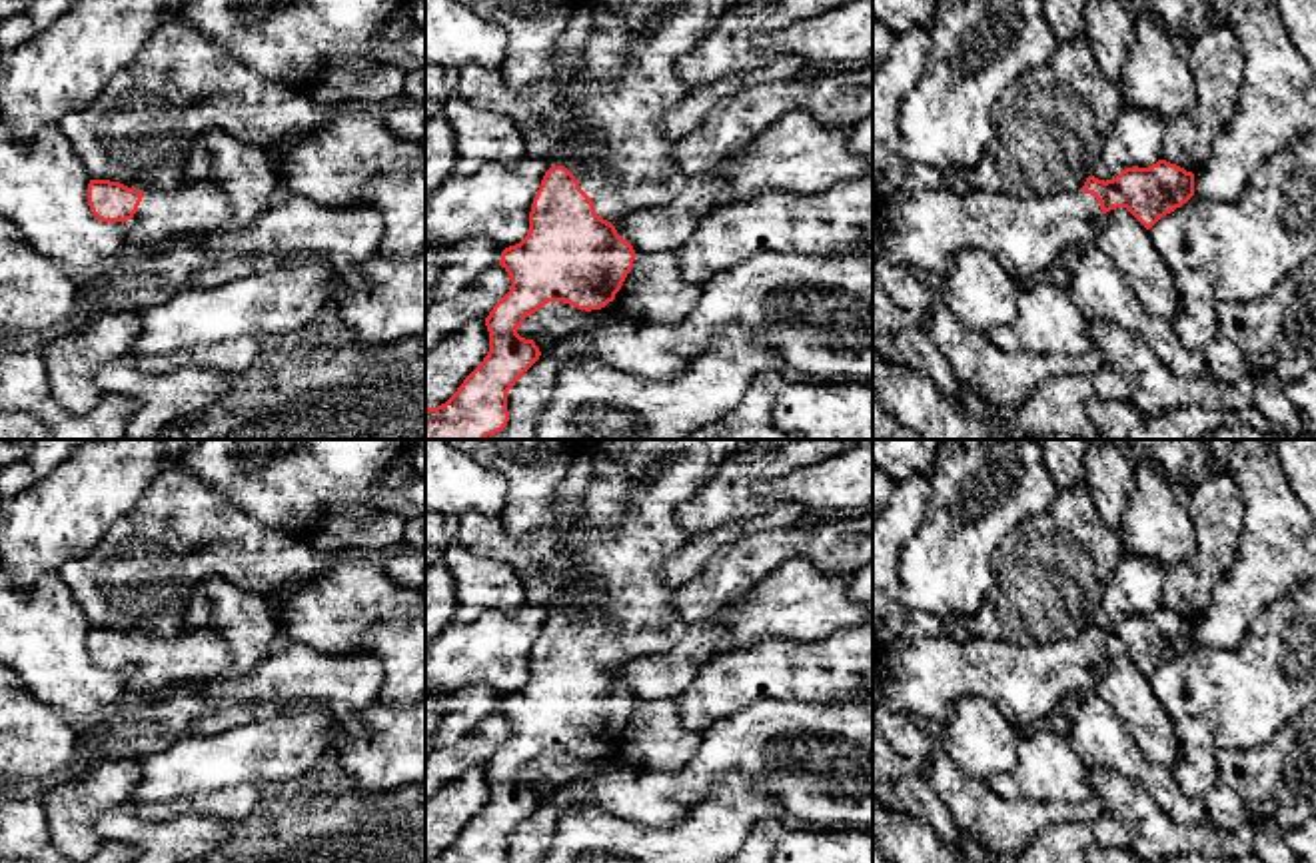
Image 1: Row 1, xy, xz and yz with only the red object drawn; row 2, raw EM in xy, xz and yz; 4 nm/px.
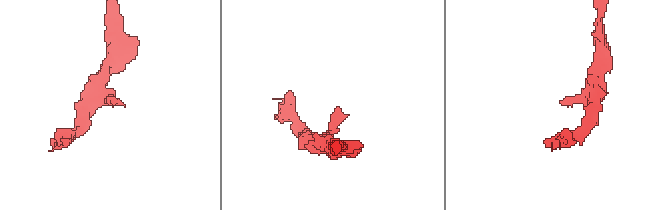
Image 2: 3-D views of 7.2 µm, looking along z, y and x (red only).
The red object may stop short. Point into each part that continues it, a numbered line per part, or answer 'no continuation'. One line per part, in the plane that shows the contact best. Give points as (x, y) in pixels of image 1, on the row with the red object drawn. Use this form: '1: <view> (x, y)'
1: xz (618, 94)

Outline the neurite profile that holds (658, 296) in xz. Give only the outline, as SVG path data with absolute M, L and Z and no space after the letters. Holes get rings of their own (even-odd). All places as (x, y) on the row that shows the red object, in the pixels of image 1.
M639 252L635 254L633 268L615 296L625 310L637 316L639 326L673 328L697 308L703 296L703 286L681 280L675 252Z

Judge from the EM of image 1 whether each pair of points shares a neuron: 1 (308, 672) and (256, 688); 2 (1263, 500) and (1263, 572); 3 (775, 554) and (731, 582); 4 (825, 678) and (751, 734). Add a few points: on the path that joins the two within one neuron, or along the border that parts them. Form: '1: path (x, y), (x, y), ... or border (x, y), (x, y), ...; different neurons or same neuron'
1: path (296, 674), (268, 684); same neuron
2: path (1263, 518), (1263, 554); same neuron
3: path (765, 554), (759, 554), (741, 572); same neuron
4: border (839, 704), (761, 700), (747, 708); different neurons

